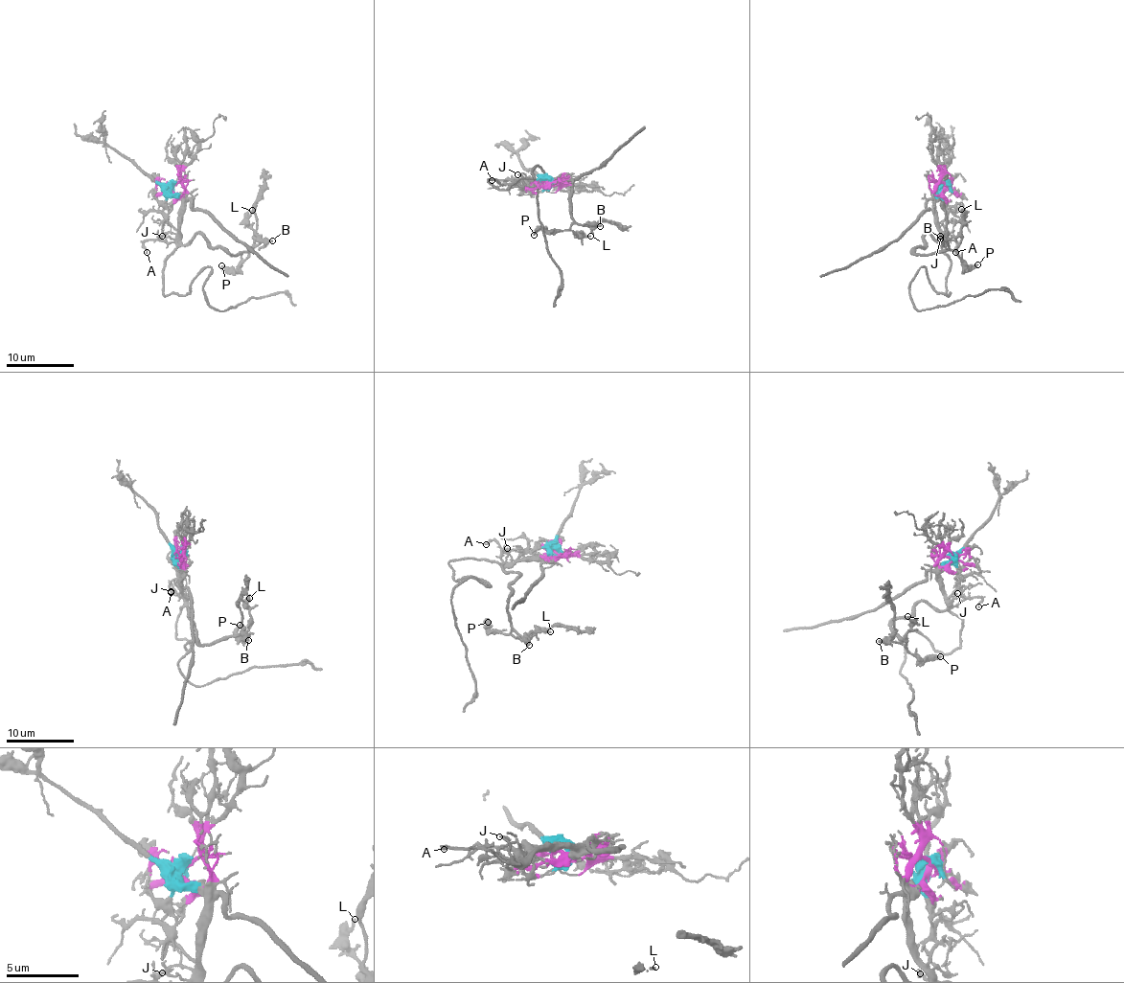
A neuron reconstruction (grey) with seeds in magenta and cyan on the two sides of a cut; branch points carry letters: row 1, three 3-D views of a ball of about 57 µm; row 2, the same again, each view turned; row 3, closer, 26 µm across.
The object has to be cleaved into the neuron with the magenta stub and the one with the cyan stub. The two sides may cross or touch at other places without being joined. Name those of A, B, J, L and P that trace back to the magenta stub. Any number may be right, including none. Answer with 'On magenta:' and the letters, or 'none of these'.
On magenta: A, B, J, L, P

